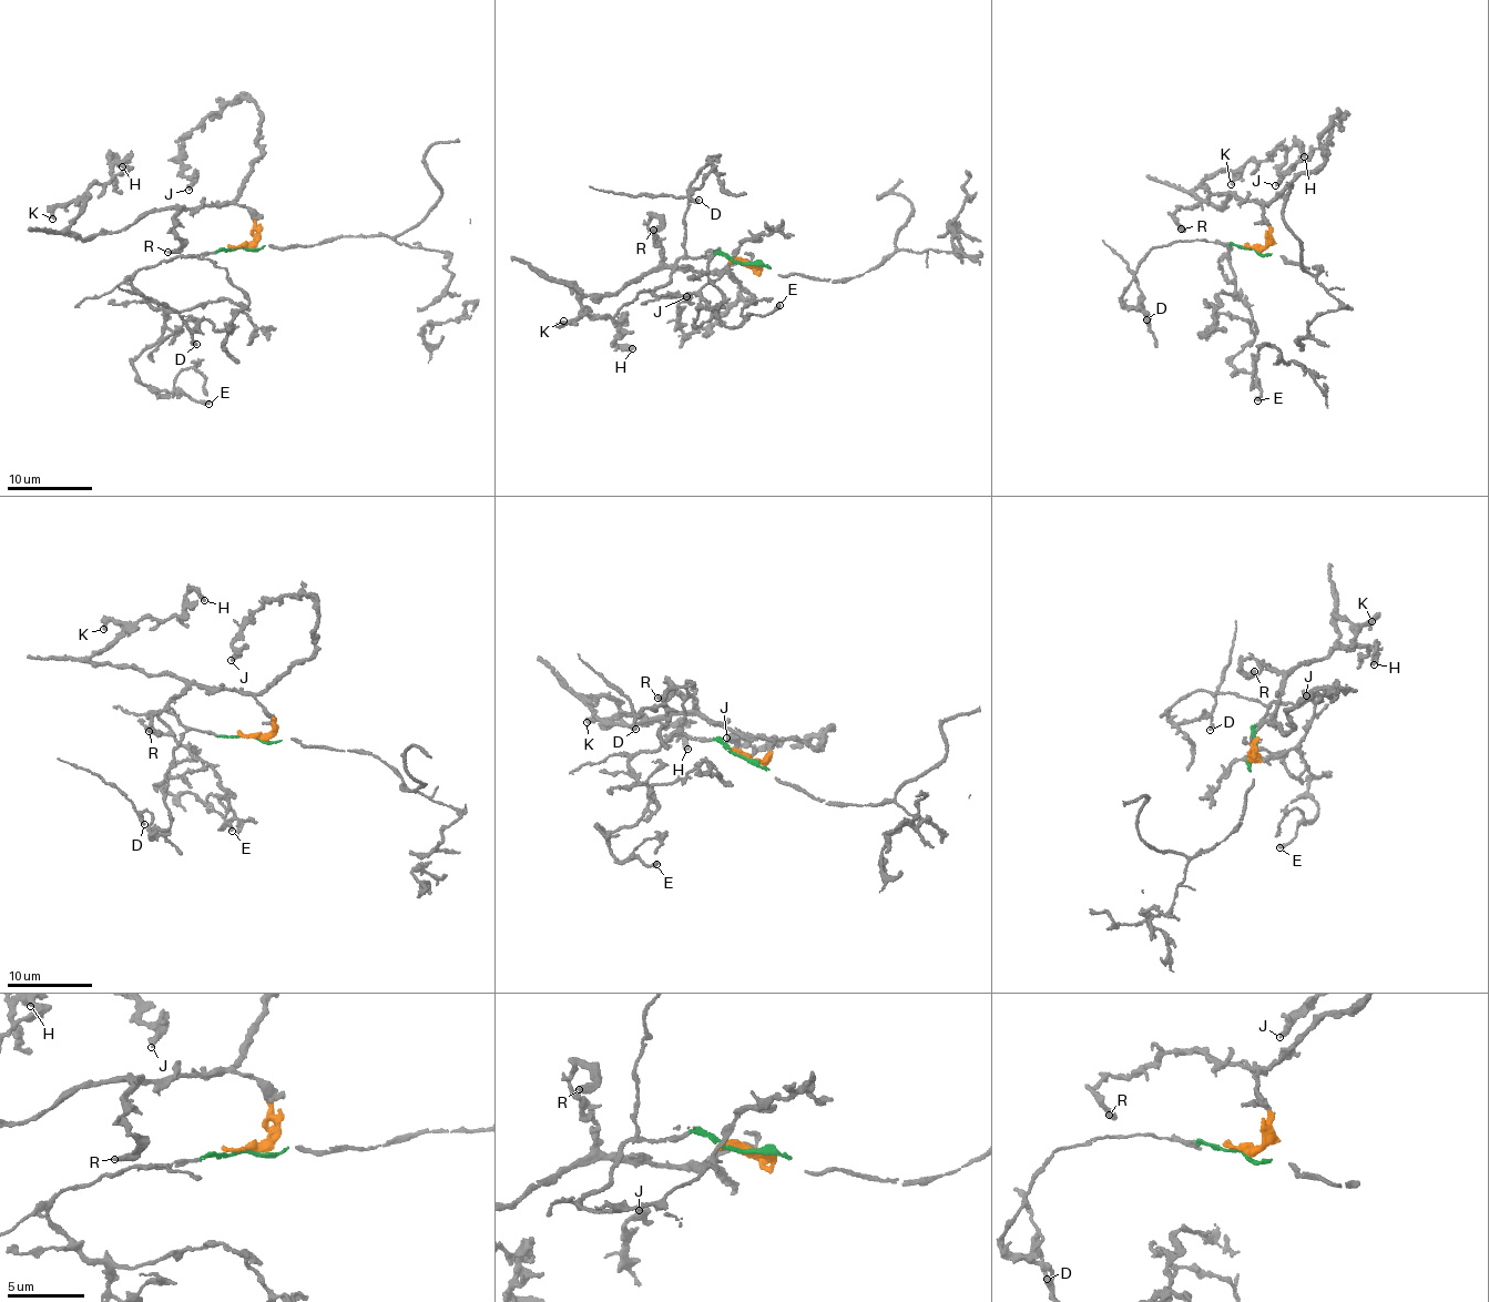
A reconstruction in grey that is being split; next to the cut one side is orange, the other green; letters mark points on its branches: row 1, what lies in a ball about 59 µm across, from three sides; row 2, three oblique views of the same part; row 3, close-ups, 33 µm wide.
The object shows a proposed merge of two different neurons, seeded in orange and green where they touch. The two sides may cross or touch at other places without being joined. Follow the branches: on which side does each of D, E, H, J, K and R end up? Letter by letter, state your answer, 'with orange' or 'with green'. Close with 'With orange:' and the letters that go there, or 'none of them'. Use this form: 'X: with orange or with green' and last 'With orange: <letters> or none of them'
D: with green
E: with green
H: with orange
J: with orange
K: with orange
R: with orange
With orange: H, J, K, R

